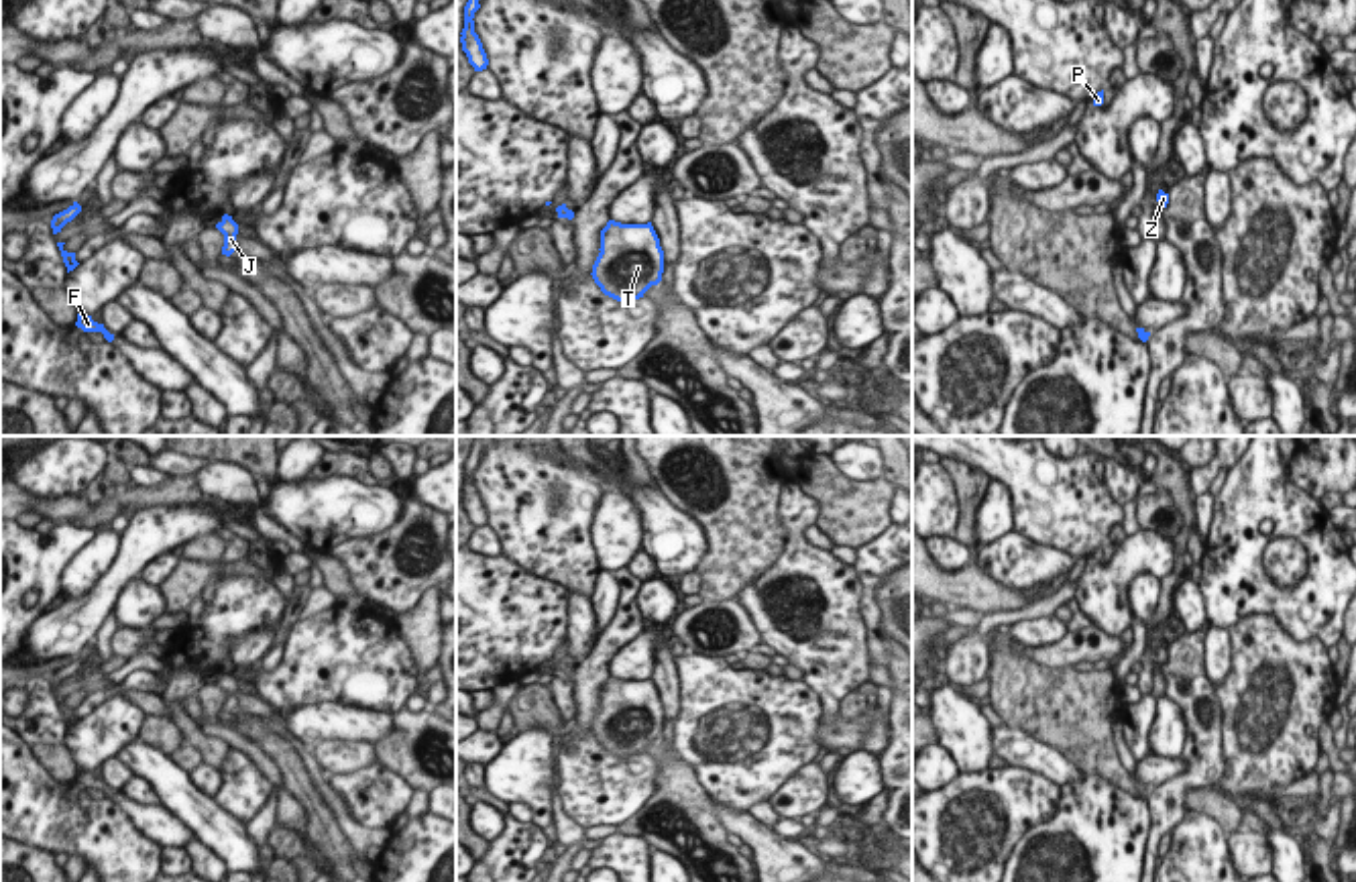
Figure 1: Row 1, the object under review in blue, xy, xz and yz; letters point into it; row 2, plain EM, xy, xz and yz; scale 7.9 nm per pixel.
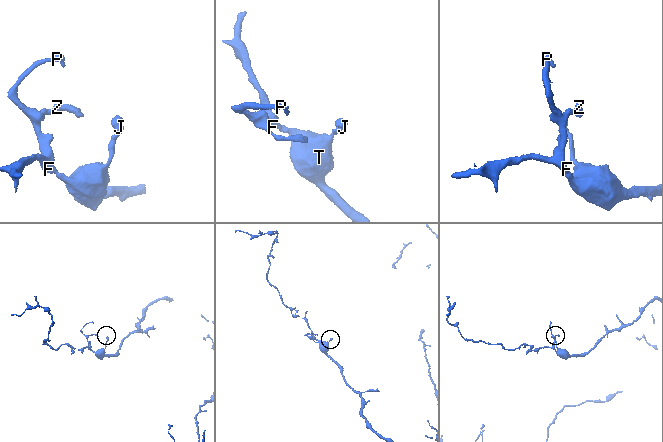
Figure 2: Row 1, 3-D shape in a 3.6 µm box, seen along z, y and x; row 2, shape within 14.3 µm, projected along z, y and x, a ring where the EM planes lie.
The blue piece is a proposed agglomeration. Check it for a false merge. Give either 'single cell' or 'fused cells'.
single cell

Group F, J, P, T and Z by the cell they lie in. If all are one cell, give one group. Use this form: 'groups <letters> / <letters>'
groups F J P T Z

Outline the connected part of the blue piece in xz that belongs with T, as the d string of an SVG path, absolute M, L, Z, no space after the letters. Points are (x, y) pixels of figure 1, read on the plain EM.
M609 676L601 686L599 707L590 731L601 748L617 758L639 756L662 737L664 707L652 678Z

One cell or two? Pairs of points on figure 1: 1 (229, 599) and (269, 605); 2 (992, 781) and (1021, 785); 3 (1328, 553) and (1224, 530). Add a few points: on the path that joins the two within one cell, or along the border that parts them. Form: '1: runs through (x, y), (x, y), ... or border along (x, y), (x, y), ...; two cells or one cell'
1: runs through (239, 603), (259, 605); one cell
2: runs through (998, 785), (1014, 785); one cell
3: runs through (1302, 528), (1283, 510), (1251, 510); one cell

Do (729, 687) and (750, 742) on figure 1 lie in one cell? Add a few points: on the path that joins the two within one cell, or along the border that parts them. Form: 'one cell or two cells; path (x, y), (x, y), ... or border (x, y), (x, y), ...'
one cell; path (729, 701), (729, 720), (738, 728)

